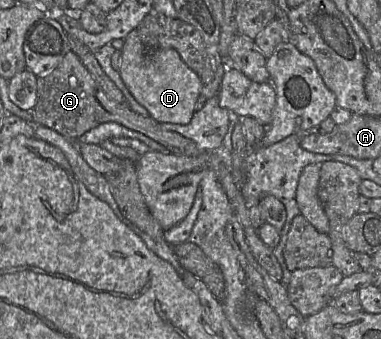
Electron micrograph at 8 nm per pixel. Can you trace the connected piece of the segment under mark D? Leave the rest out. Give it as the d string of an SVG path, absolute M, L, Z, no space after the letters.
M136 30L123 40L119 74L136 101L159 123L187 125L195 112L201 92L201 78L172 48L147 50Z

